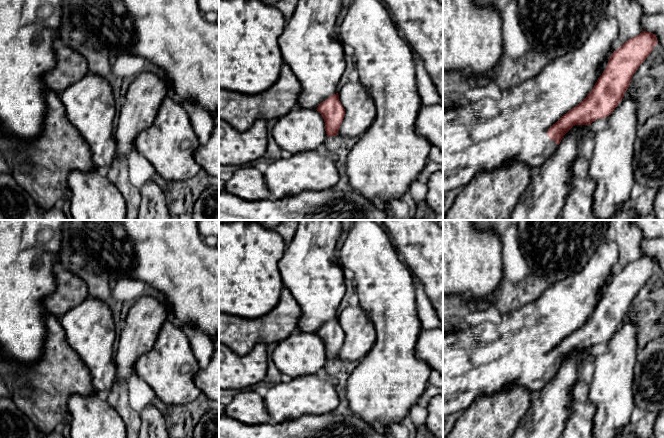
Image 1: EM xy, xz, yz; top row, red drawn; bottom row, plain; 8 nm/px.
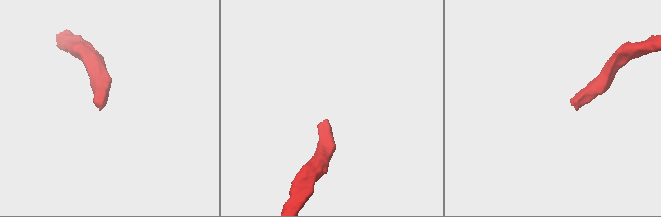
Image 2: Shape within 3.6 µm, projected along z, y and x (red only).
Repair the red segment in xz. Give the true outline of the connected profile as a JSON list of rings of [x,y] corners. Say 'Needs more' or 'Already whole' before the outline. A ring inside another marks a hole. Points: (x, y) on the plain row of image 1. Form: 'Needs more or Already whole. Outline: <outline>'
Needs more. Outline: [[[299,220],[295,236],[287,244],[279,261],[284,287],[301,307],[297,331],[316,333],[324,343],[327,361],[338,359],[345,340],[345,333],[337,317],[338,308],[346,293],[346,280],[338,256],[341,231],[341,220]]]

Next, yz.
Needs more. Outline: [[[616,241],[602,242],[578,273],[550,285],[535,301],[501,315],[499,323],[483,322],[443,334],[443,416],[464,412],[478,397],[491,395],[509,385],[522,385],[536,395],[557,374],[563,360],[573,350],[591,349],[597,343],[608,341],[623,323],[636,294],[658,267],[655,258],[642,255],[615,273],[618,261]],[[608,281],[606,293],[599,301],[599,290]]]

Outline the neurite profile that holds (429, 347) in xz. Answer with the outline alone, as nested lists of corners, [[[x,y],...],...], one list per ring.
[[[443,327],[421,329],[415,349],[419,359],[425,361],[432,371],[443,376]]]

